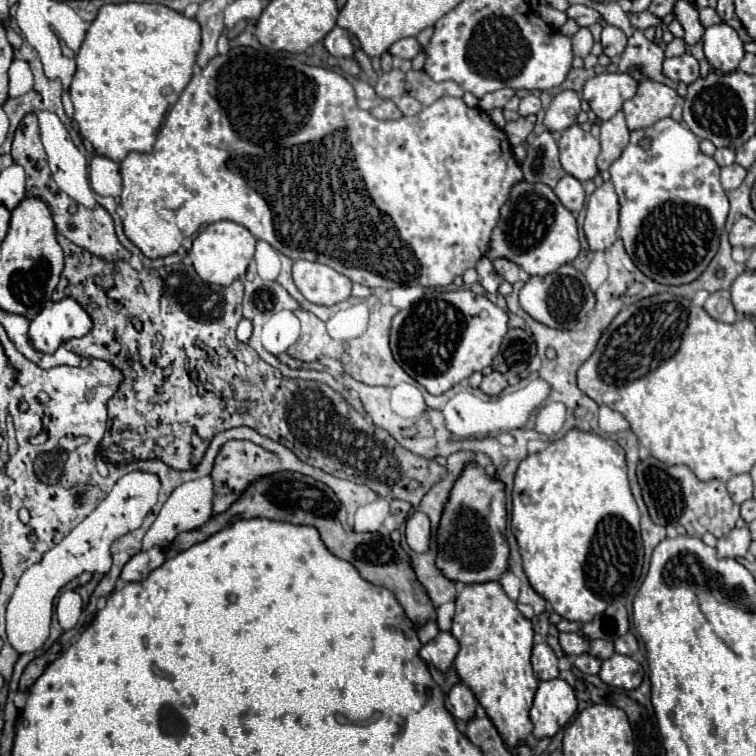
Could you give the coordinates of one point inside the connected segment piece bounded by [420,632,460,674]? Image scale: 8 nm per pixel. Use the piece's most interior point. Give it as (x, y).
(442, 650)

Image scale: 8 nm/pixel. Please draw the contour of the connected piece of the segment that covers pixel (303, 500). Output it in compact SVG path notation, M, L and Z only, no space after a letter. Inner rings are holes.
M280 472L280 474L266 476L262 480L256 480L240 496L238 502L234 502L224 514L214 516L202 528L180 534L172 542L172 550L174 552L188 550L190 546L194 546L198 542L204 542L212 534L220 532L226 526L230 526L238 518L258 518L258 516L262 516L262 518L284 520L284 522L292 522L292 524L310 524L320 532L322 542L328 546L328 550L334 556L338 556L342 560L348 560L360 572L360 576L366 578L368 582L392 590L394 596L398 598L400 606L404 608L406 616L416 626L424 626L424 624L428 624L428 620L434 620L436 618L436 606L428 598L424 586L418 582L408 552L404 552L400 546L394 546L394 542L388 536L382 536L382 534L346 532L342 528L342 524L338 522L338 518L336 518L336 510L338 510L338 498L336 498L336 494L332 494L332 490L328 490L328 486L324 486L322 482L316 482L314 478L308 478L304 474Z

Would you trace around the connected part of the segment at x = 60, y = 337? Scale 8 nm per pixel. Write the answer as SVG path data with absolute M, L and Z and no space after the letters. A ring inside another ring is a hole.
M64 298L46 306L30 322L30 342L36 350L52 354L64 342L72 338L82 338L92 330L92 318L88 312L74 300Z

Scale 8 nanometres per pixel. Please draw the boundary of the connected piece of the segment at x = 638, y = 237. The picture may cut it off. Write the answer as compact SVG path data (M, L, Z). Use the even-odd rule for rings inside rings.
M662 118L656 124L634 130L630 144L622 156L609 168L611 181L620 196L620 238L626 246L632 262L654 282L678 286L696 280L710 264L718 250L720 232L728 216L728 198L720 186L720 166L712 156L706 156L698 148L698 138L674 118ZM648 136L652 140L650 150L642 150L638 140Z

